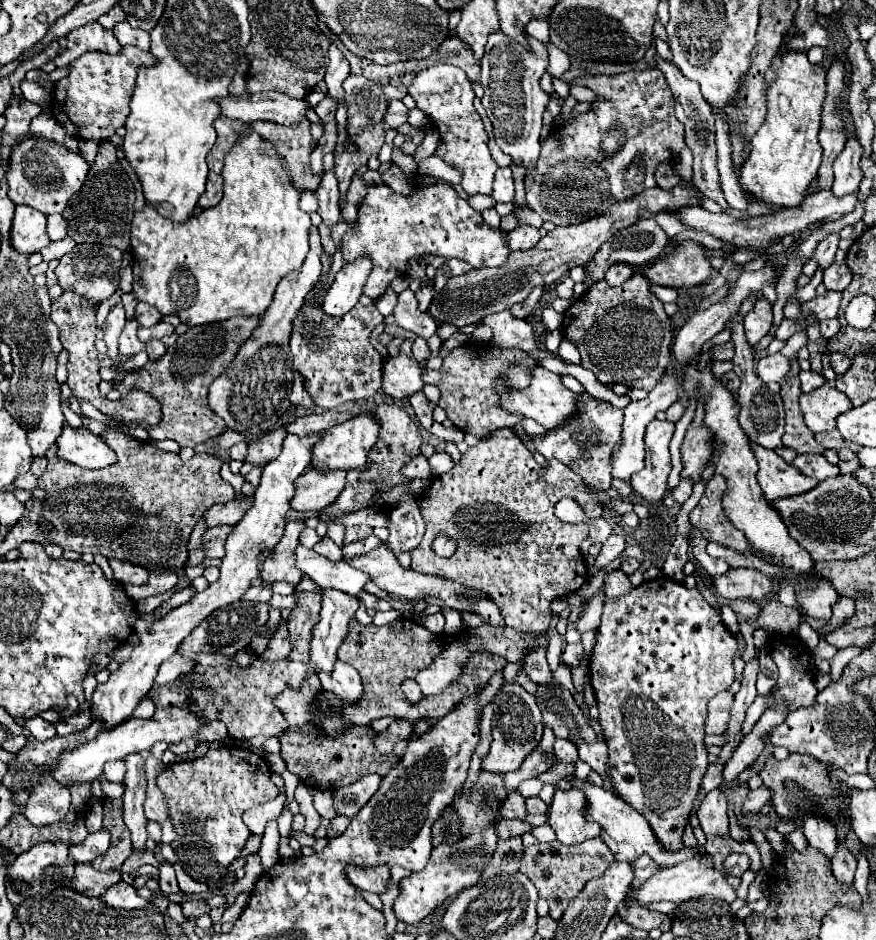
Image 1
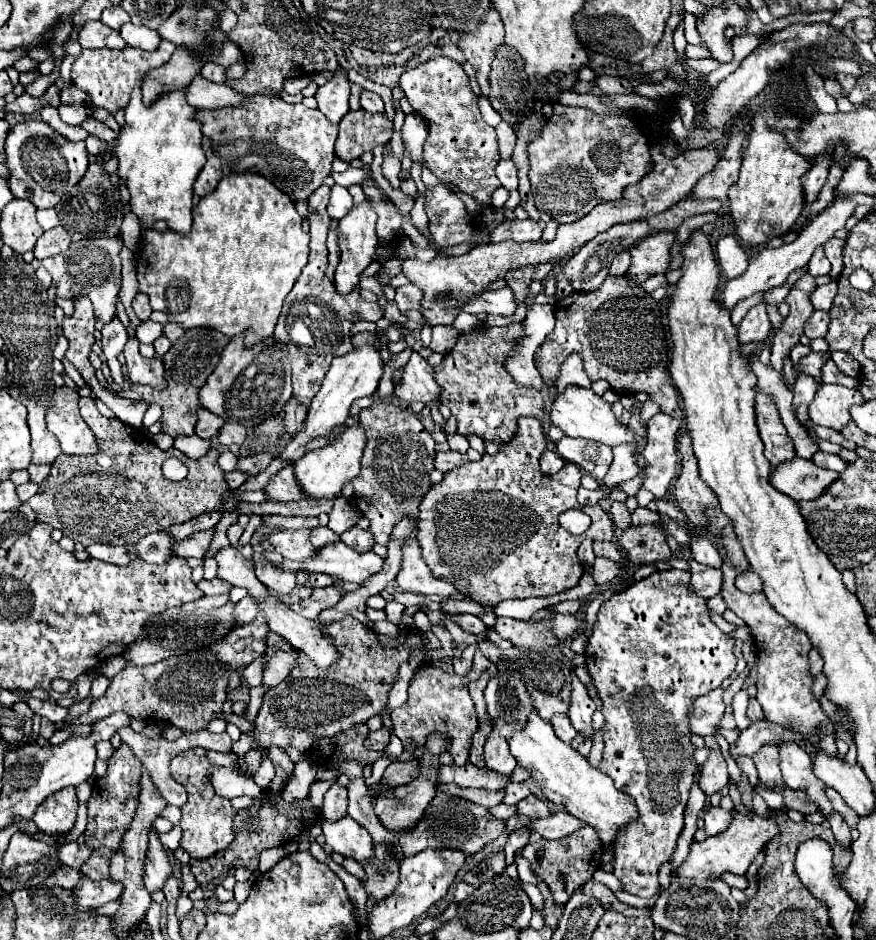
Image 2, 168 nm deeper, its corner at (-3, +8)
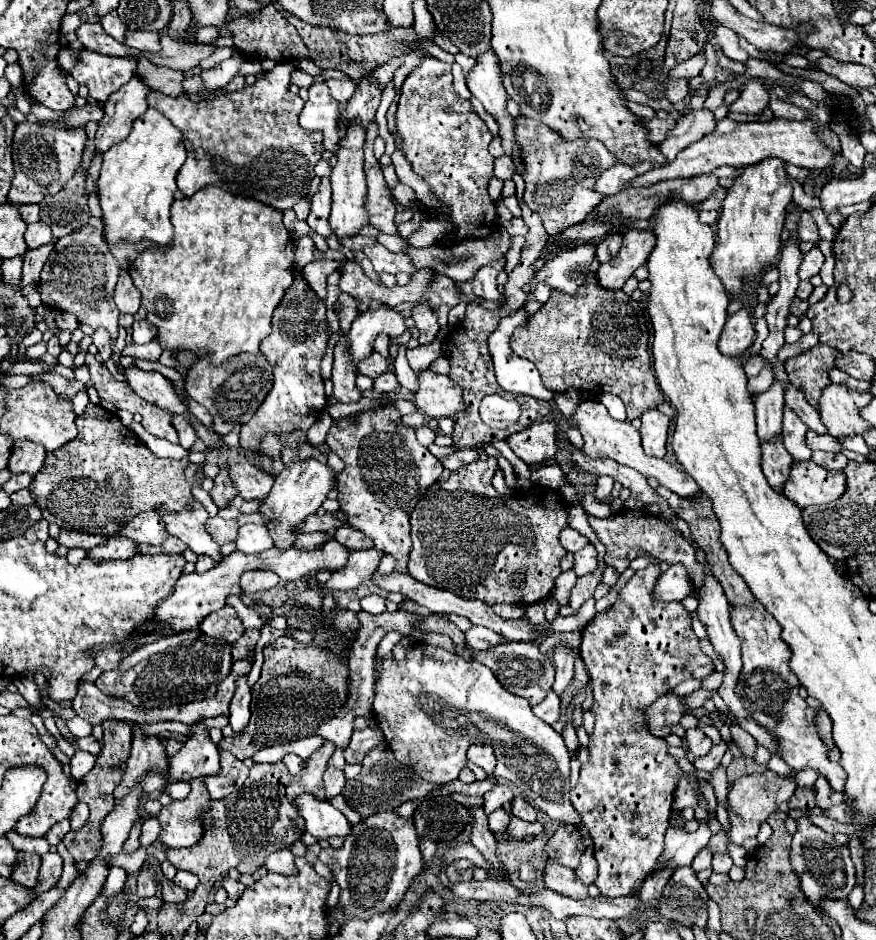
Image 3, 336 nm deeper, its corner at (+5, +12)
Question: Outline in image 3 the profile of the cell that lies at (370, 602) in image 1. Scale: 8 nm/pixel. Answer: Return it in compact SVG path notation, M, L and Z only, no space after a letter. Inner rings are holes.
M366 596L360 600L362 610L370 614L382 614L386 610L386 600L382 596Z

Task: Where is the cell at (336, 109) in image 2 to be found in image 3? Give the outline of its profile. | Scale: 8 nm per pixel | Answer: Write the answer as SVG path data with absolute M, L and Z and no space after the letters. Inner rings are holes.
M326 84L310 86L310 98L300 112L300 126L306 132L320 132L326 150L336 152L336 142L340 142L338 132L338 102L332 100Z

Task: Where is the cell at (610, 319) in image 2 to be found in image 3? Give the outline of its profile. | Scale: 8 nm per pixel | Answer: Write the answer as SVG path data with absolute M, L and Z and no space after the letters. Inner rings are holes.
M598 260L592 262L588 276L582 288L576 290L576 294L564 294L560 290L552 290L548 302L542 304L534 316L530 316L524 324L520 324L514 330L510 338L510 348L538 368L542 382L548 390L566 392L568 388L576 388L576 390L584 390L586 394L606 394L606 392L616 394L622 398L626 406L628 420L634 420L640 418L646 410L658 408L662 402L666 402L664 394L660 392L660 386L656 384L656 376L650 364L646 318L640 302L630 300L630 296L624 294L622 290L600 288L598 280L594 278L596 268L598 268Z

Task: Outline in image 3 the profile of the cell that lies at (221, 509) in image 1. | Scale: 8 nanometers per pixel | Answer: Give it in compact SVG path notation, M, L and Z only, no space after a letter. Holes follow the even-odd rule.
M156 510L142 512L126 522L114 538L122 536L134 540L136 544L160 544L168 538L168 534L164 534L164 522L160 520L160 516L156 516Z

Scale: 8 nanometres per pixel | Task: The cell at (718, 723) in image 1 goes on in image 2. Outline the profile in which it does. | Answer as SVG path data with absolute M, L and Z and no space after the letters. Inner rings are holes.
M718 686L710 694L696 700L694 714L690 716L690 728L692 728L694 734L708 736L708 734L718 732L720 720L722 720L724 710L726 710L726 704L722 700L722 692L724 692L724 688Z

